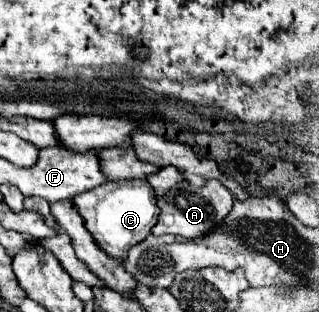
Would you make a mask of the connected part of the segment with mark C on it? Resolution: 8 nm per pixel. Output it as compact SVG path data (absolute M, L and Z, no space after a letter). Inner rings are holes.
M119 180L119 182L105 182L89 192L83 192L75 196L75 206L79 208L85 226L109 252L109 256L123 260L125 252L145 240L151 234L151 228L157 224L159 218L159 208L157 208L157 198L153 188L149 186L147 180Z

